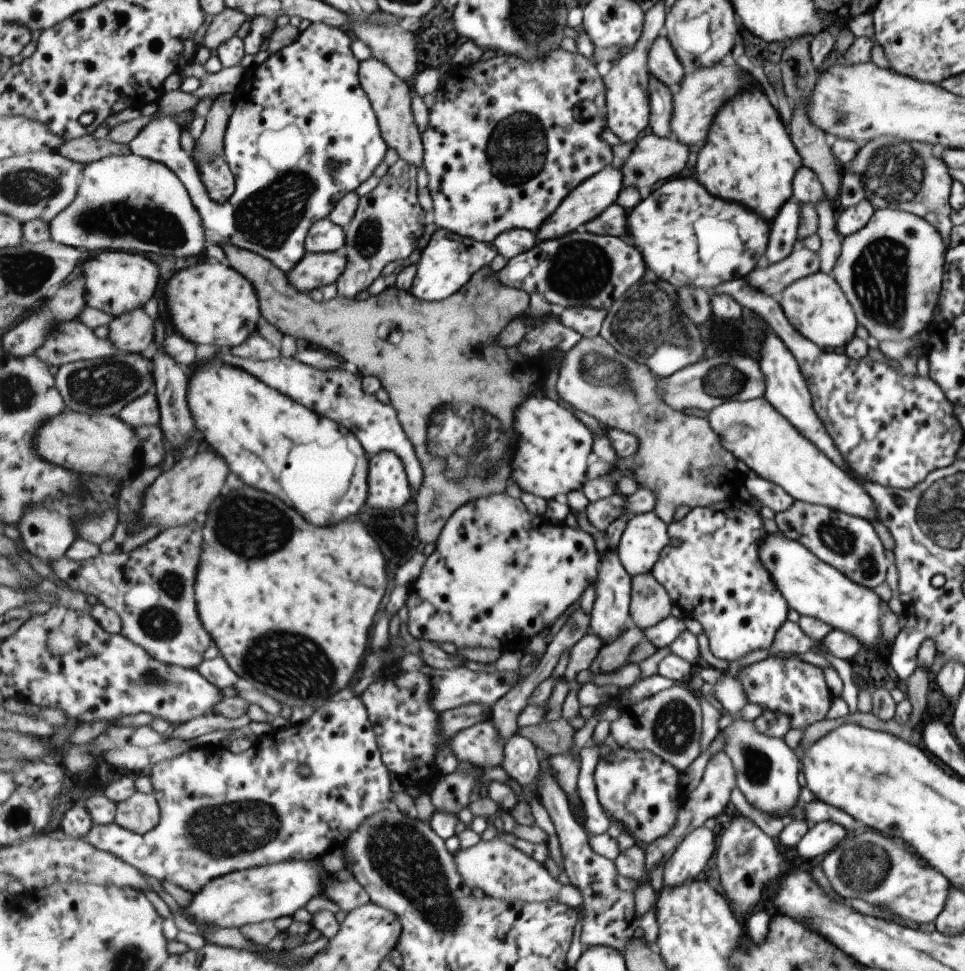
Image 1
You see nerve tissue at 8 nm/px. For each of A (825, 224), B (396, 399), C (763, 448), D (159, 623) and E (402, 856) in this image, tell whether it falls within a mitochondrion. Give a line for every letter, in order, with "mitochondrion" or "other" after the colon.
A: other
B: other
C: other
D: mitochondrion
E: mitochondrion

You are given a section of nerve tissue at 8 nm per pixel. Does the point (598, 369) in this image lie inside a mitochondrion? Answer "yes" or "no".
yes

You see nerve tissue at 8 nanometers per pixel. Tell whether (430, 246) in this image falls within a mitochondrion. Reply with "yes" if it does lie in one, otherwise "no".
no

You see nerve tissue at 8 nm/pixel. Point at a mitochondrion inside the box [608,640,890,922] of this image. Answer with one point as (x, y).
(675, 729)

